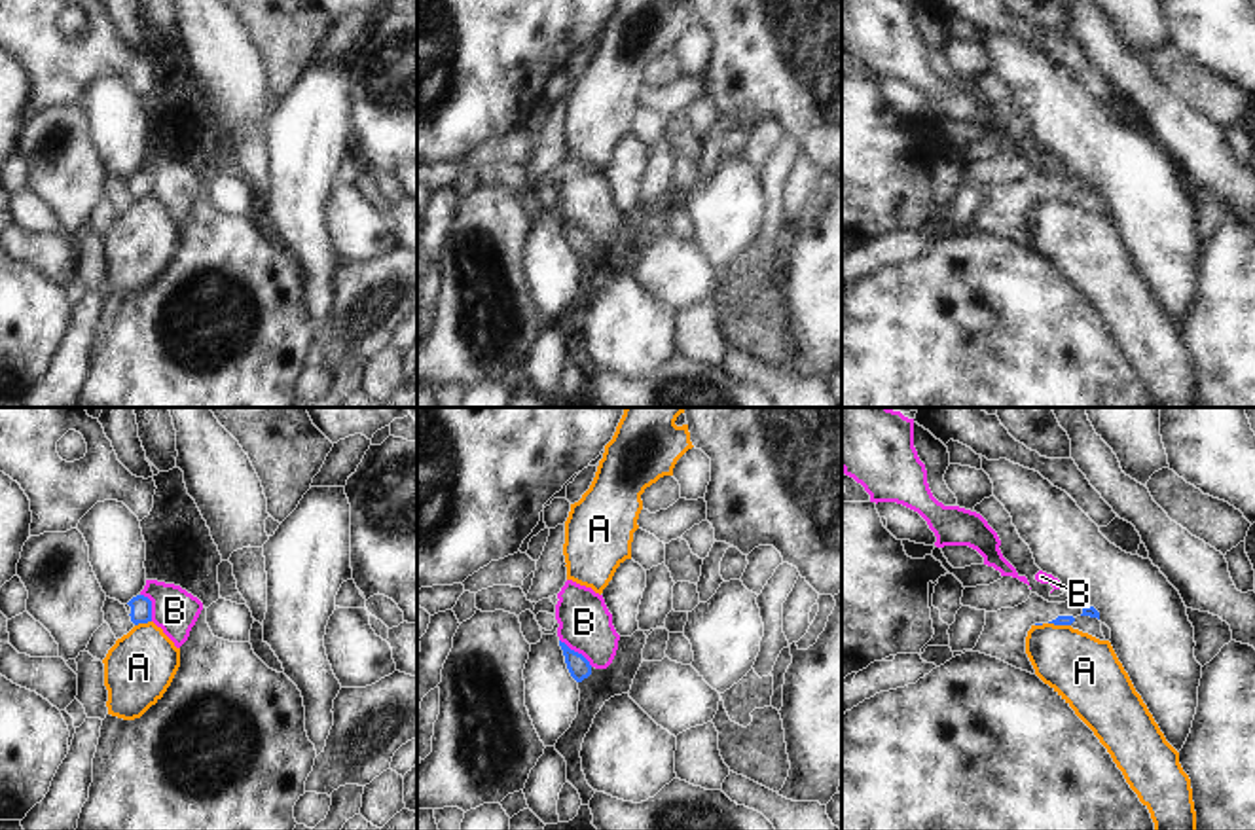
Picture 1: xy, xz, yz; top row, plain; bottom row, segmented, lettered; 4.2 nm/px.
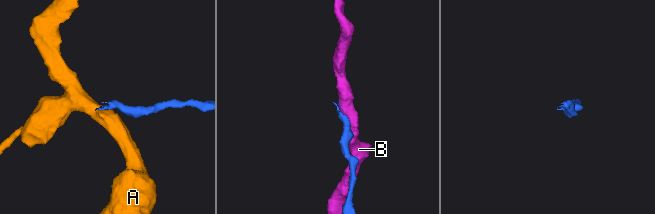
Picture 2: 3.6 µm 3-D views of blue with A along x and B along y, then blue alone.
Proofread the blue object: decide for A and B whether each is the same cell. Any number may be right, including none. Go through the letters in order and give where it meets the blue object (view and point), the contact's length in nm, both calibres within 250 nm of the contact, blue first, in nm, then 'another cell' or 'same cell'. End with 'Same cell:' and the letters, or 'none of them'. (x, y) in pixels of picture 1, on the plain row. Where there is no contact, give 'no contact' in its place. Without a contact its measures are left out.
A: contact xy (143, 198); length 80 nm; calibres 100 and 300 nm; another cell
B: contact xz (577, 228); length 180 nm; calibres 90 and 220 nm; another cell
Same cell: none of them

